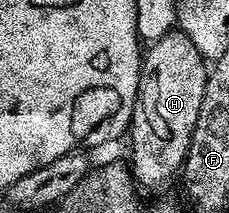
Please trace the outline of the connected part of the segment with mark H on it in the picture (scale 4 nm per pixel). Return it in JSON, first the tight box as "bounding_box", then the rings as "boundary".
{"bounding_box":[127,31,209,193],"boundary":[[[171,31],[163,34],[151,46],[144,49],[141,58],[141,77],[139,90],[133,107],[133,117],[129,123],[127,141],[129,152],[133,155],[131,171],[136,187],[142,193],[161,192],[169,184],[169,179],[182,171],[191,146],[191,134],[195,134],[195,121],[199,118],[199,106],[203,106],[203,90],[207,86],[209,68],[204,56],[195,50],[195,42],[187,34]]]}

